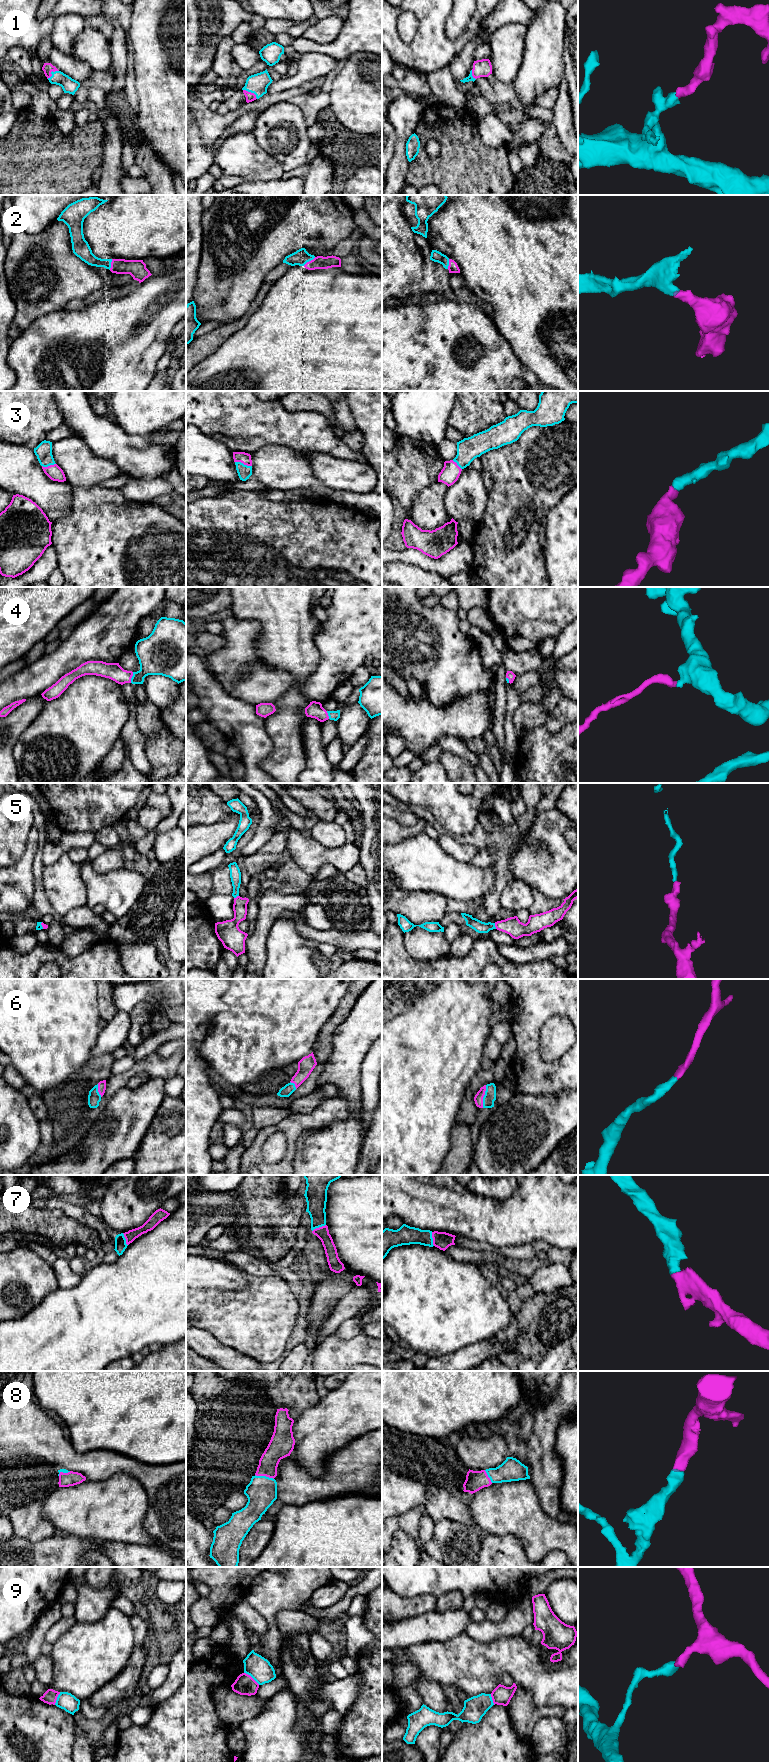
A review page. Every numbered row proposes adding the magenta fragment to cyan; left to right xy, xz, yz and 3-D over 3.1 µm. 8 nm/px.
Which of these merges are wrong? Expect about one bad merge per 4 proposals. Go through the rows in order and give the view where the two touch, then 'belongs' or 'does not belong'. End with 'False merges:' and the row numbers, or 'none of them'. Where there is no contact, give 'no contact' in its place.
1: contact in xz; belongs
2: contact in xz; belongs
3: contact in xz; belongs
4: contact in xy; belongs
5: contact in yz; does not belong
6: contact in yz; belongs
7: contact in xz; belongs
8: contact in xz; belongs
9: contact in xz; does not belong
False merges: 5, 9

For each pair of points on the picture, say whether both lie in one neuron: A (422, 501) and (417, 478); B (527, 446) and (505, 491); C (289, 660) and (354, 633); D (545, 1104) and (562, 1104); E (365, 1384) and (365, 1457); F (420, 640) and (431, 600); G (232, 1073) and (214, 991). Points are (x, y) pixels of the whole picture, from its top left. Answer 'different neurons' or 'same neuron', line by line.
A: different neurons
B: same neuron
C: different neurons
D: same neuron
E: different neurons
F: different neurons
G: different neurons

